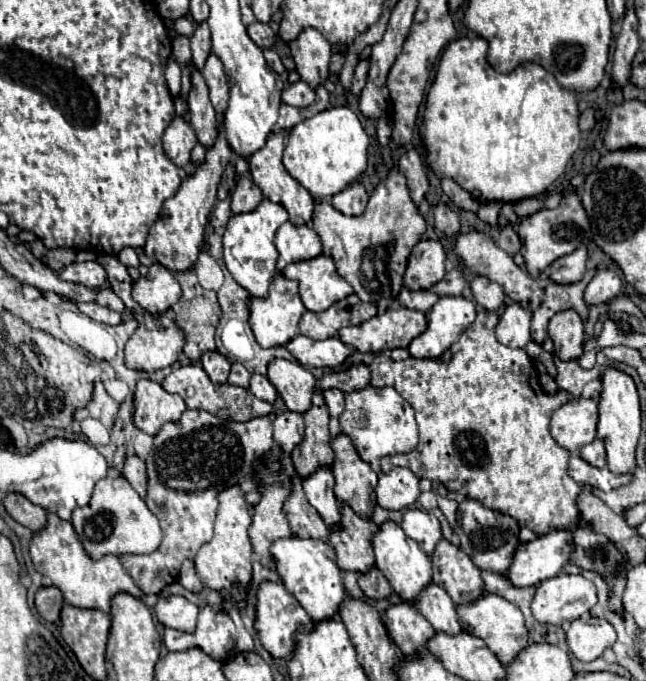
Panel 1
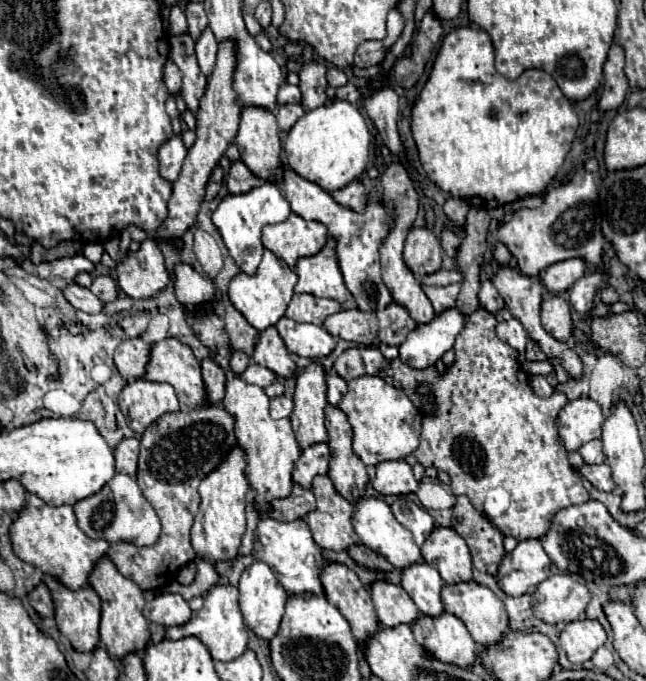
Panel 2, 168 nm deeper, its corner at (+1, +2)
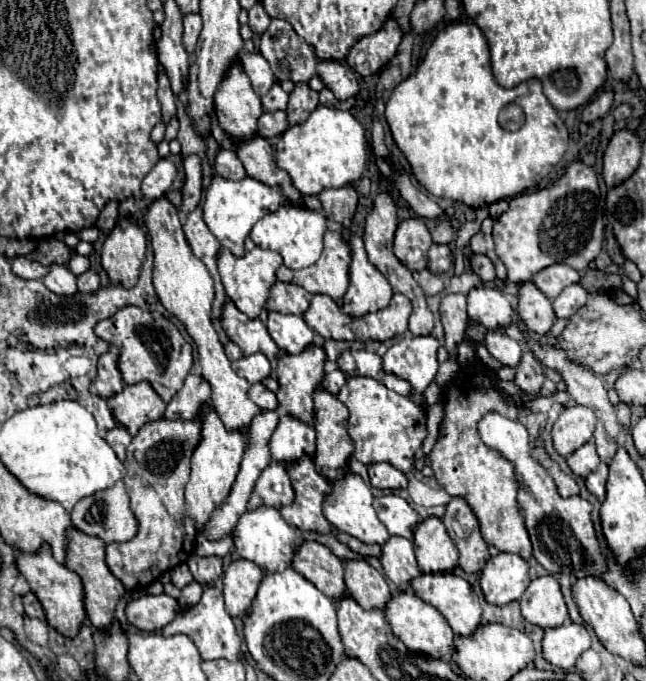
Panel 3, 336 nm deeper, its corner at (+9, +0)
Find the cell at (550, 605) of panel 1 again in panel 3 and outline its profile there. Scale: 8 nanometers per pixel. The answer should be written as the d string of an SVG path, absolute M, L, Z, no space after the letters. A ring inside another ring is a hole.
M553 575L531 579L521 597L521 613L529 623L543 629L561 627L569 619L569 613L559 581Z

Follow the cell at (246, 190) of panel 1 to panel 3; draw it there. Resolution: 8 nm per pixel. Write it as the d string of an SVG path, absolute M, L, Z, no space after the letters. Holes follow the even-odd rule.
M229 147L221 149L217 159L215 159L215 173L219 177L229 177L229 179L241 179L241 177L247 177L245 175L245 169L237 157L237 153Z

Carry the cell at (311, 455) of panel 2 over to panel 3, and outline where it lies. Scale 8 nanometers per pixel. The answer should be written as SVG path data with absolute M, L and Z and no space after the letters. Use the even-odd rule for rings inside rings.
M283 417L271 435L271 457L279 463L293 463L301 457L315 455L315 429L293 419Z

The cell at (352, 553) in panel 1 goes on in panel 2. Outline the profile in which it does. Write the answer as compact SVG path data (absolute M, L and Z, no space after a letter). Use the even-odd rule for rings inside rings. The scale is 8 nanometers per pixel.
M317 475L311 489L317 499L317 509L307 513L303 521L309 525L315 543L333 551L343 551L353 543L361 543L351 525L353 505L335 491L331 479L327 475Z

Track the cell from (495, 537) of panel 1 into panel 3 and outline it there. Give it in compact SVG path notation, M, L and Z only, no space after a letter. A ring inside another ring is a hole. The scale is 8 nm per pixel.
M453 497L447 505L443 525L459 549L459 567L465 573L477 573L489 559L489 549L479 533L479 523L465 499Z

